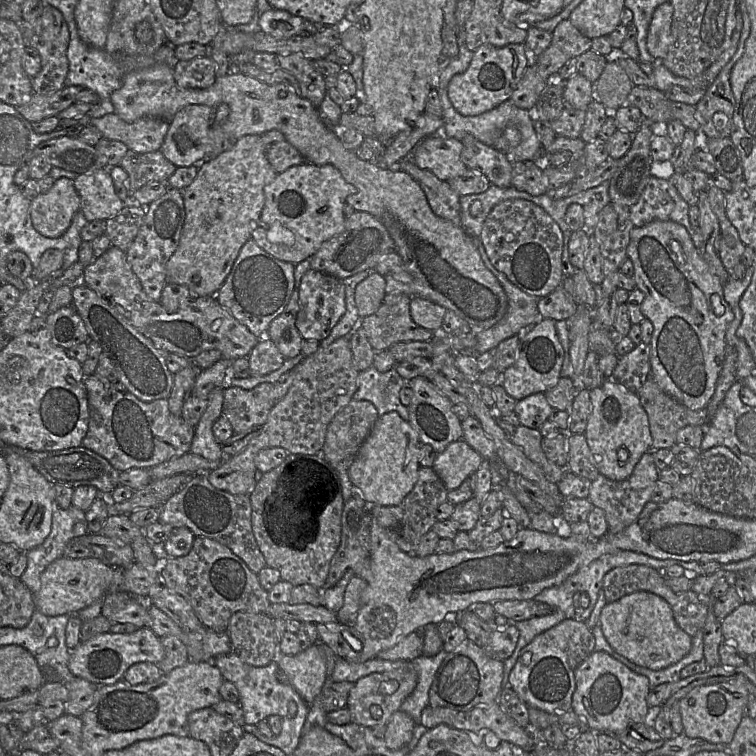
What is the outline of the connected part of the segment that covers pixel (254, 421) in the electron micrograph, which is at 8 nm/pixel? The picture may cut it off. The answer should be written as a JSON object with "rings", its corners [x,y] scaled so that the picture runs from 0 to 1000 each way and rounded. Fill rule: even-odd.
{"rings":[[[345,507],[332,516],[311,511],[296,513],[294,545],[310,573],[351,561],[364,536],[361,515],[360,507]]]}

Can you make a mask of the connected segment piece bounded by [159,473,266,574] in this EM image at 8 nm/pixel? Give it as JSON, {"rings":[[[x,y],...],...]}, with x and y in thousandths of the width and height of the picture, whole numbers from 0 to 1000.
{"rings":[[[259,626],[213,669],[210,689],[229,697],[245,696],[258,709],[288,716],[317,737],[332,755],[341,759],[352,749],[352,743],[335,705],[332,680],[328,655],[290,648],[276,638],[272,626]]]}

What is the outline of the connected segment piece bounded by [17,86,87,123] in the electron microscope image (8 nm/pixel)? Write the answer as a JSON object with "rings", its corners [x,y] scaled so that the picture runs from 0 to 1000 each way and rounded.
{"rings":[[[86,114],[67,124],[40,124],[40,131],[22,140],[25,149],[38,161],[53,160],[65,153],[74,153],[101,135],[102,124],[115,118],[110,114]]]}

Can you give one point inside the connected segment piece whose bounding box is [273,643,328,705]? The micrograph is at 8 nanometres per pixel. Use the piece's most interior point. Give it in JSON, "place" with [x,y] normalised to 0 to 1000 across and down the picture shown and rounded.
{"place":[406,889]}

